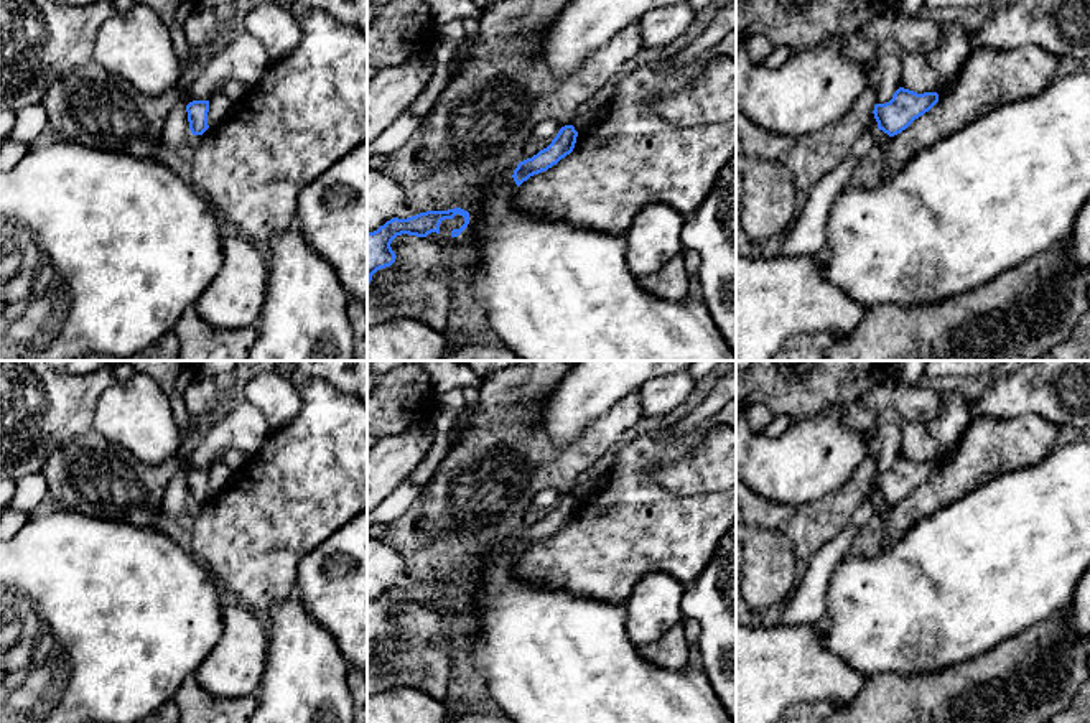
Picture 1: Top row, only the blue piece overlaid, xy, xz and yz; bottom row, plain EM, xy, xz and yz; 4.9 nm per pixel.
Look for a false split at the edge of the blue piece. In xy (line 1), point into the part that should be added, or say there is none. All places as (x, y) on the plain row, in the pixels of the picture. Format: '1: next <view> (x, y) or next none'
1: next none

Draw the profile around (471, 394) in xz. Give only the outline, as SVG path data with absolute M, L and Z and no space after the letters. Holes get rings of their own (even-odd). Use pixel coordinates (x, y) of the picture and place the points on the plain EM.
M464 387L463 395L466 400L466 405L463 412L458 415L454 427L451 430L451 436L458 441L458 438L463 435L463 431L469 427L471 423L471 415L477 408L479 402L479 389L476 387Z

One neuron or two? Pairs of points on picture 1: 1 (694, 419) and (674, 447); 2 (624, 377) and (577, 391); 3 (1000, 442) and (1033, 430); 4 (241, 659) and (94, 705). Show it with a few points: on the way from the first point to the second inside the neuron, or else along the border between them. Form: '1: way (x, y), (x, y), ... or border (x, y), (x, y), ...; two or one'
1: border (718, 410), (689, 432); two
2: way (613, 377), (603, 377), (588, 391); one
3: way (1008, 442), (1021, 442), (1024, 438); one
4: border (216, 643), (191, 674); two

